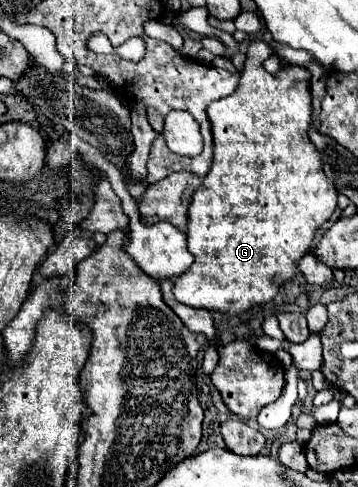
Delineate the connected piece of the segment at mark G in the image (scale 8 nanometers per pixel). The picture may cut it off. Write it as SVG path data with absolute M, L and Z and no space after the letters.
M253 39L249 43L247 49L247 59L245 59L245 67L241 71L241 79L239 79L239 87L229 95L223 97L219 101L213 101L207 107L207 117L211 123L211 133L213 133L213 165L211 171L203 177L201 185L197 187L197 191L193 193L193 201L189 207L189 229L187 229L187 247L189 251L195 255L193 265L175 279L175 299L191 305L191 307L199 307L199 309L207 309L207 311L223 311L223 313L243 313L253 305L259 303L267 303L273 299L273 295L277 293L279 285L285 283L287 279L293 279L293 275L299 271L297 263L299 259L309 251L315 231L317 227L321 227L337 209L337 191L335 185L327 179L325 171L323 171L323 163L321 163L321 155L317 151L317 147L309 141L309 123L311 123L311 73L305 67L299 65L285 65L277 71L277 73L269 73L263 67L263 61L269 59L271 55L275 55L275 51L261 39Z

